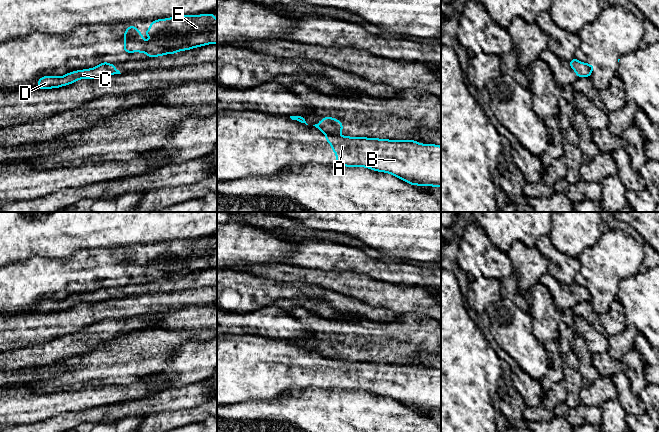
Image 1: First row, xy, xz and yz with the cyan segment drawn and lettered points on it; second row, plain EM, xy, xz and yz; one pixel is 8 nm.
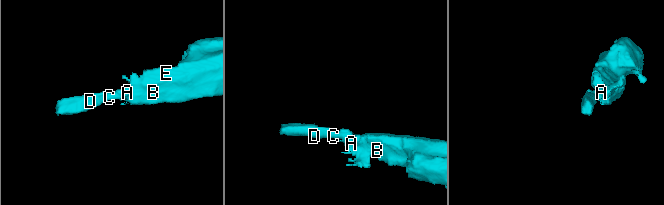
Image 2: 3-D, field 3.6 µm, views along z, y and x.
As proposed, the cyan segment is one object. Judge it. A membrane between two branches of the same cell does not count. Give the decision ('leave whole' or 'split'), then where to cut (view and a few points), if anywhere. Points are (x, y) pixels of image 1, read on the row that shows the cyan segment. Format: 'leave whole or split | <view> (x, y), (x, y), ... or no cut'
split | xz (325, 133), (336, 135)

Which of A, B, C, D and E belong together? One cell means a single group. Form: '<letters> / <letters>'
A B E / C D

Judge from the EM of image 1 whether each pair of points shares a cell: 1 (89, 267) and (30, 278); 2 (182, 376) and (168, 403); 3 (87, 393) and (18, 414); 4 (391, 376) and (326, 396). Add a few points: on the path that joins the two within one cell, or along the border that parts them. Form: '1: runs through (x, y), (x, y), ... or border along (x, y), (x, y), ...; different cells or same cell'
1: runs through (74, 275), (60, 278), (45, 278); same cell
2: border along (200, 381), (195, 381), (185, 386), (167, 388); different cells
3: runs through (70, 401), (35, 406); same cell
4: border along (323, 388), (365, 390), (369, 393); different cells

